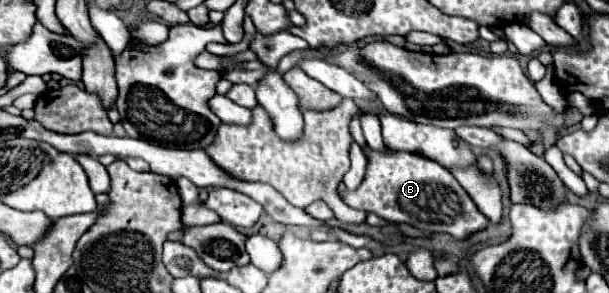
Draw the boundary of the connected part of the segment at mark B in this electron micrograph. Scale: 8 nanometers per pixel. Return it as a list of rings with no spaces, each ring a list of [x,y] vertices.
[[[363,147],[367,157],[367,173],[355,191],[339,193],[353,209],[377,213],[393,223],[409,223],[423,233],[449,233],[455,239],[469,239],[473,233],[487,229],[487,217],[477,209],[457,179],[431,159],[407,151],[375,151]]]

